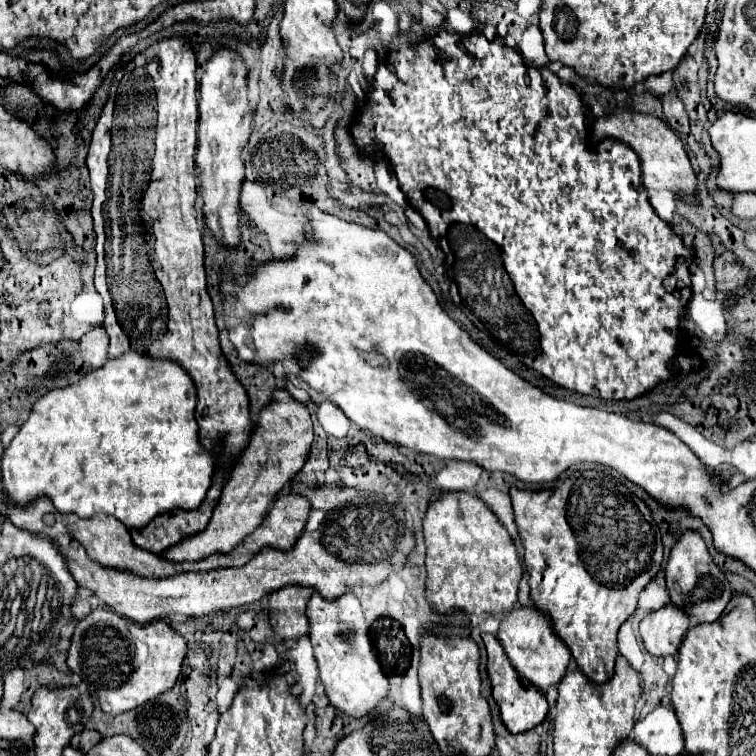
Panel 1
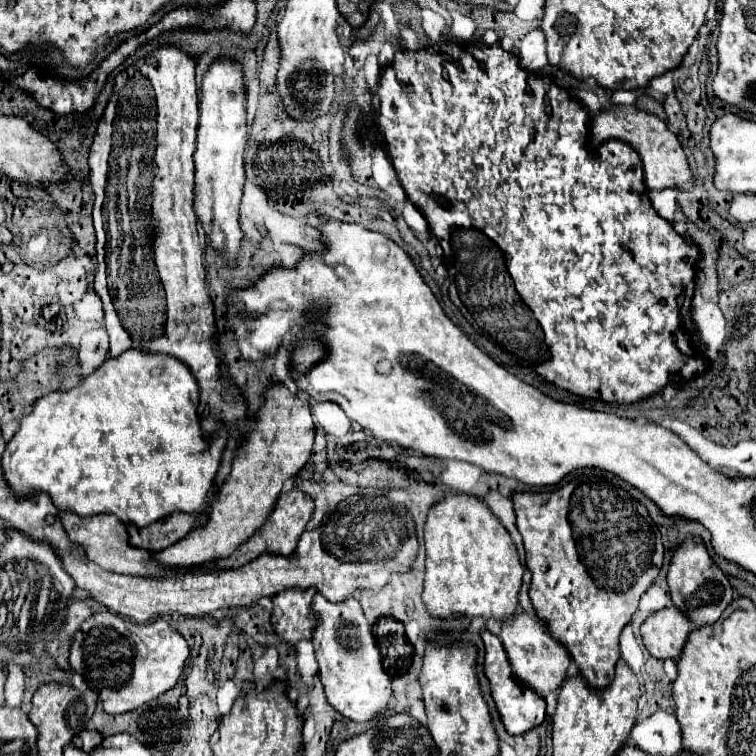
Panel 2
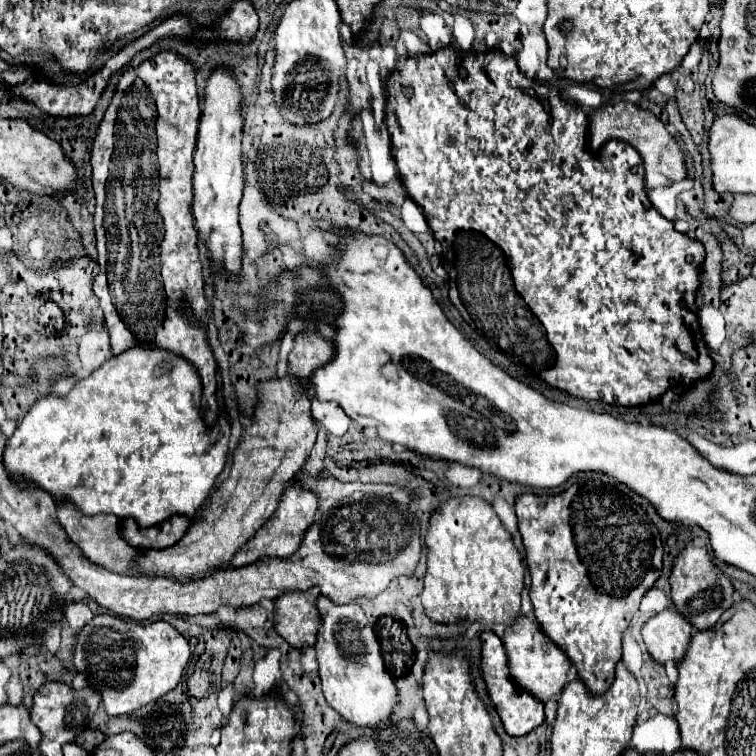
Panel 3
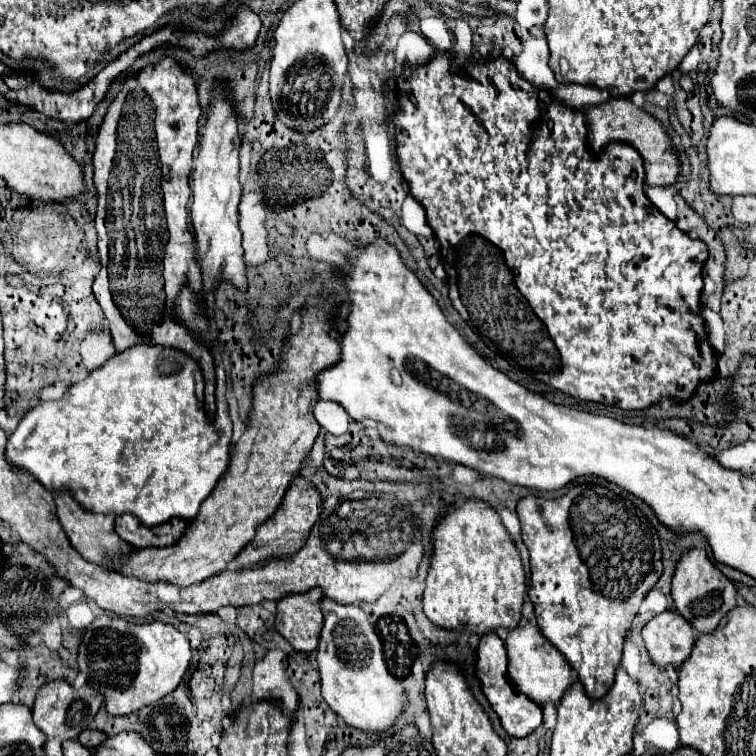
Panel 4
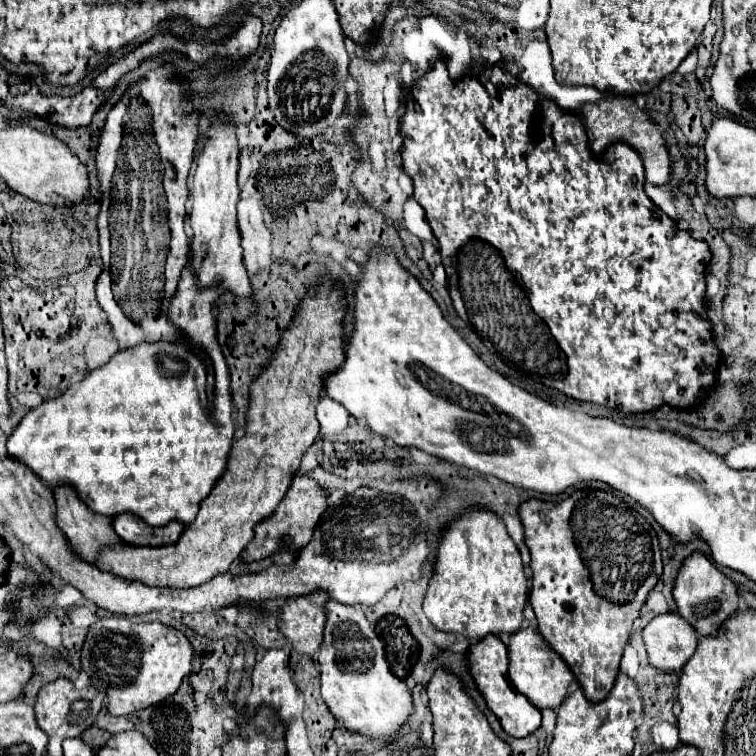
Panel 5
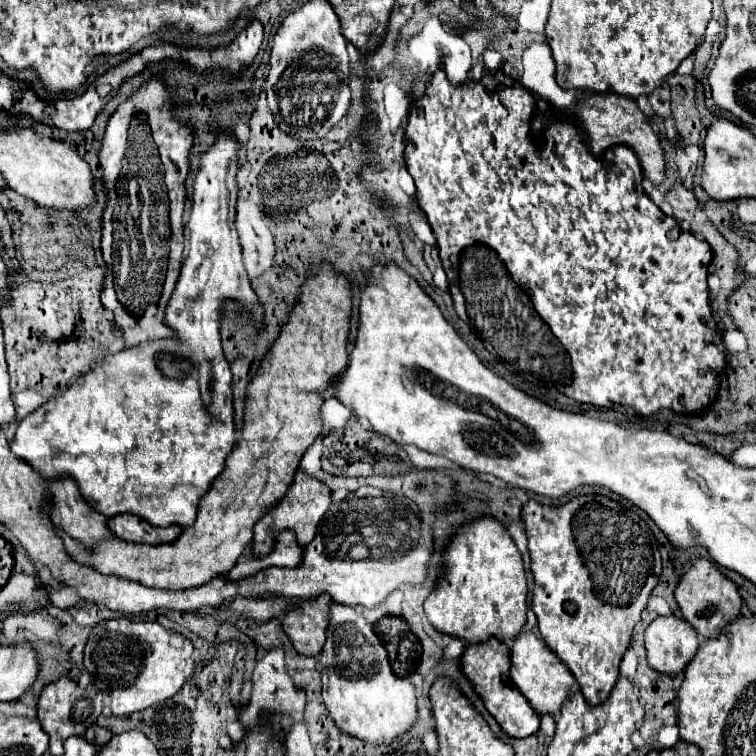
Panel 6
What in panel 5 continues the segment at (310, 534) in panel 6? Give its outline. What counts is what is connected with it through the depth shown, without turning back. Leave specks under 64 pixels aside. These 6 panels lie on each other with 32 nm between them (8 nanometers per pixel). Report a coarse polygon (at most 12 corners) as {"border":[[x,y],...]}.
{"border":[[296,474],[286,496],[254,526],[242,560],[272,556],[288,536],[312,540],[328,494]]}

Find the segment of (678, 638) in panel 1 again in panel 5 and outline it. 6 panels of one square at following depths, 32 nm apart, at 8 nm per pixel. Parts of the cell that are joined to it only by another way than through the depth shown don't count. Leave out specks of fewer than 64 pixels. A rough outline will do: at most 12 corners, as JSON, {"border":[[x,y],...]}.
{"border":[[678,614],[656,616],[642,632],[648,662],[680,672],[698,646]]}

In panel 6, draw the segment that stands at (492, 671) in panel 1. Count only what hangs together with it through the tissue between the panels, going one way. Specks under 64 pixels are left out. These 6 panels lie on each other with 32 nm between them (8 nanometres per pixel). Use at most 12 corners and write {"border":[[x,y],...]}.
{"border":[[500,640],[466,646],[460,670],[512,738],[538,732],[540,716],[514,684]]}

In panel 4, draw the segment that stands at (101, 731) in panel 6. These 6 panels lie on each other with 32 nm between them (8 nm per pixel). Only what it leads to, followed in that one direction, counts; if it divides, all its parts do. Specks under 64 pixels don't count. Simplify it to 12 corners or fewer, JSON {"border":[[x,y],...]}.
{"border":[[88,728],[78,736],[86,748],[94,750],[106,740],[106,734]]}

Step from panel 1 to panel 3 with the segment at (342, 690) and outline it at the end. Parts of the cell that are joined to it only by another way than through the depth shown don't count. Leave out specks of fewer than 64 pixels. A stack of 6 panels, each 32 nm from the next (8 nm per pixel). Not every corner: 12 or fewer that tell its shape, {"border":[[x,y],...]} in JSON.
{"border":[[320,596],[316,654],[346,722],[388,726],[398,704],[358,602]]}

